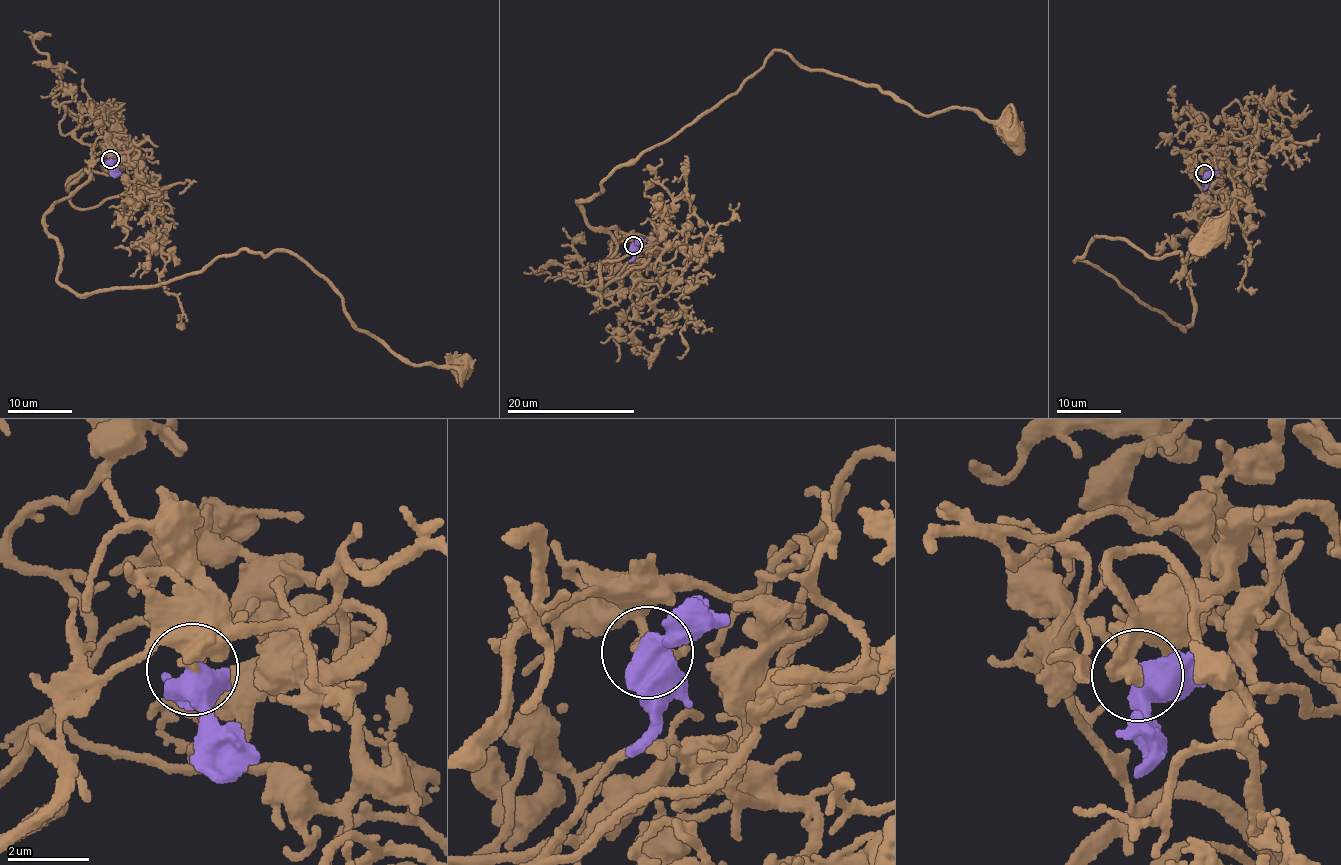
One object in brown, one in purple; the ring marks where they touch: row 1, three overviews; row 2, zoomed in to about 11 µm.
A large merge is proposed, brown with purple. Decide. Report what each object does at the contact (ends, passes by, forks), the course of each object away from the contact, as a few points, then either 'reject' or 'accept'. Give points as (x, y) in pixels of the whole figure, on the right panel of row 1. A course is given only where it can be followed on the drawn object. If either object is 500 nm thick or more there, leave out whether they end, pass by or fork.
brown via (1203, 174), (1193, 170), (1203, 197), (1183, 329), (1075, 261), (1101, 235), (1184, 262), (1216, 231) | purple via (1204, 174), (1203, 189) | accept

